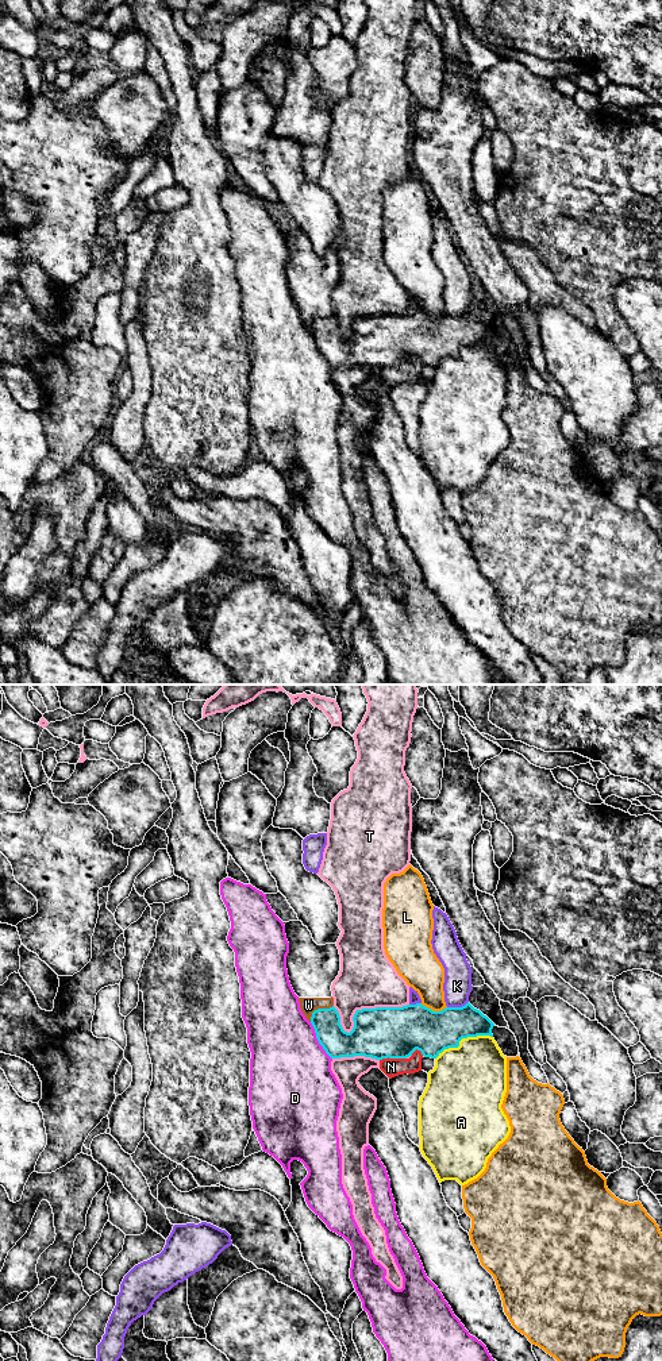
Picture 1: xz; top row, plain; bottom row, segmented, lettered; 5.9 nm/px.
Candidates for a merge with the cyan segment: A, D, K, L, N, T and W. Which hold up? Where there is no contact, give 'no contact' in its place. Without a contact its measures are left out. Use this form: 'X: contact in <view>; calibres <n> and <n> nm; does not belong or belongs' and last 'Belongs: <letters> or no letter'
A: contact in xz; calibres 260 and 400 nm; does not belong
D: contact in xz; calibres 170 and 480 nm; does not belong
K: contact in xz; calibres 260 and 170 nm; does not belong
L: contact in xz; calibres 300 and 240 nm; does not belong
N: contact in xz; calibres 300 and 110 nm; does not belong
T: contact in xz; calibres 300 and 340 nm; does not belong
W: contact in xz; calibres 170 and 100 nm; does not belong
Belongs: no letter

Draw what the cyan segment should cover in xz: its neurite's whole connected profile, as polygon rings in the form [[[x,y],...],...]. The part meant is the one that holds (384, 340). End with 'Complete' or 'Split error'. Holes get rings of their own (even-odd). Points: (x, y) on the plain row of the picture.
[[[469,311],[442,320],[432,320],[422,312],[362,317],[355,320],[353,329],[354,336],[347,342],[334,315],[312,321],[316,347],[331,367],[407,367],[416,358],[424,366],[436,367],[444,358],[458,356],[462,347],[493,346],[494,335]]]. Complete

